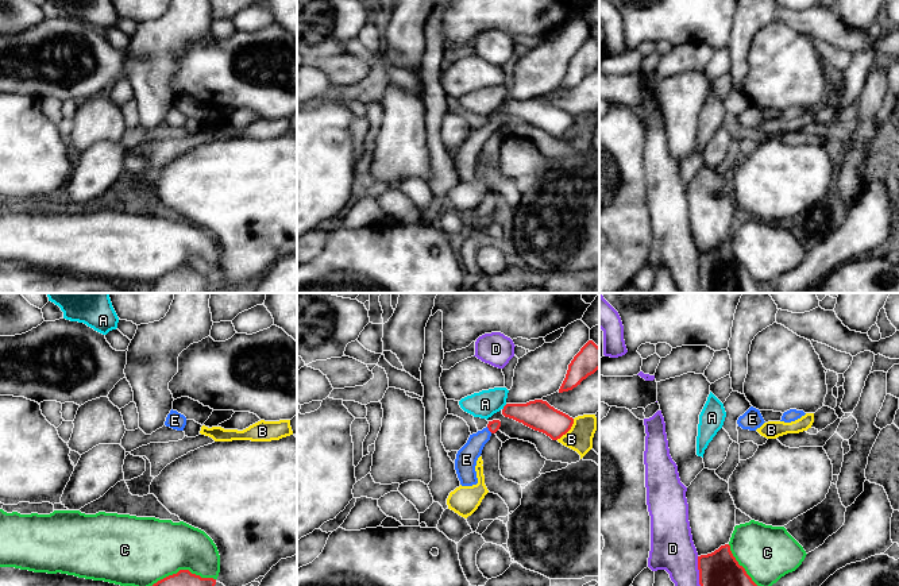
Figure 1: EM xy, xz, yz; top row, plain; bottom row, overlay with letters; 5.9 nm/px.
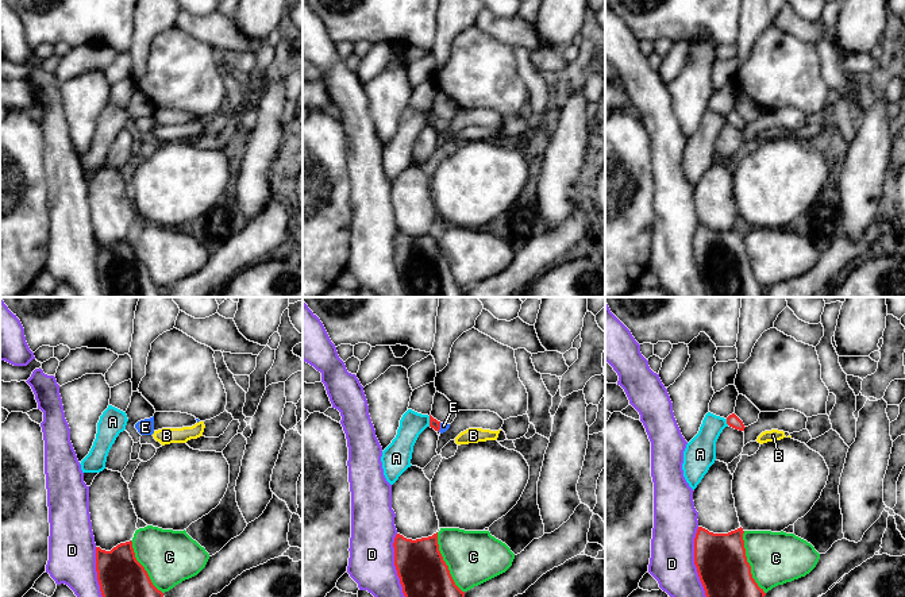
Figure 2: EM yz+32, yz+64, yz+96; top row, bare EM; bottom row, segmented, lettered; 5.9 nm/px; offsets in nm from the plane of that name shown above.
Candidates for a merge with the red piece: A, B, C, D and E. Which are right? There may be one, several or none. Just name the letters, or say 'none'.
E

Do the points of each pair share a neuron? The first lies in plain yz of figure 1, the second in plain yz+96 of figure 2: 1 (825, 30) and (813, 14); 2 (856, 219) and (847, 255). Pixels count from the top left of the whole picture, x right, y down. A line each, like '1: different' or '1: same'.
1: different
2: same

